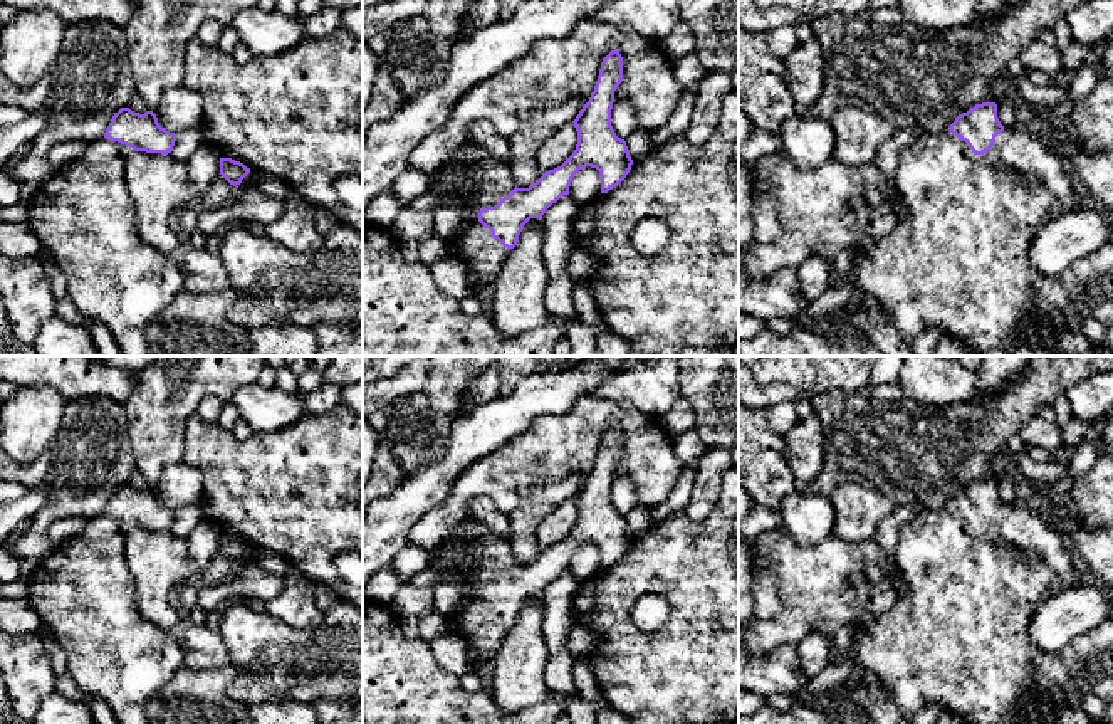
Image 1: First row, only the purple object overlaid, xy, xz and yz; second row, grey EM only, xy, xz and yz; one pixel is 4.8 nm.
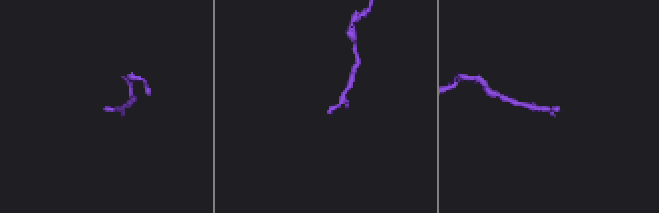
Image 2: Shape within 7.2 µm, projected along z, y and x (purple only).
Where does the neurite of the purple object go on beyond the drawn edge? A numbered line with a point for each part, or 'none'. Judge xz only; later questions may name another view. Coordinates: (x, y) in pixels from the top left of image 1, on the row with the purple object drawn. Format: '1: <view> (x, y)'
1: xz (484, 256)

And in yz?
1: yz (959, 261)

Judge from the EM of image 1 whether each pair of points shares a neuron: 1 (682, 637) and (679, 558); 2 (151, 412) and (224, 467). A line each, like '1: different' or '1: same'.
1: same
2: different

